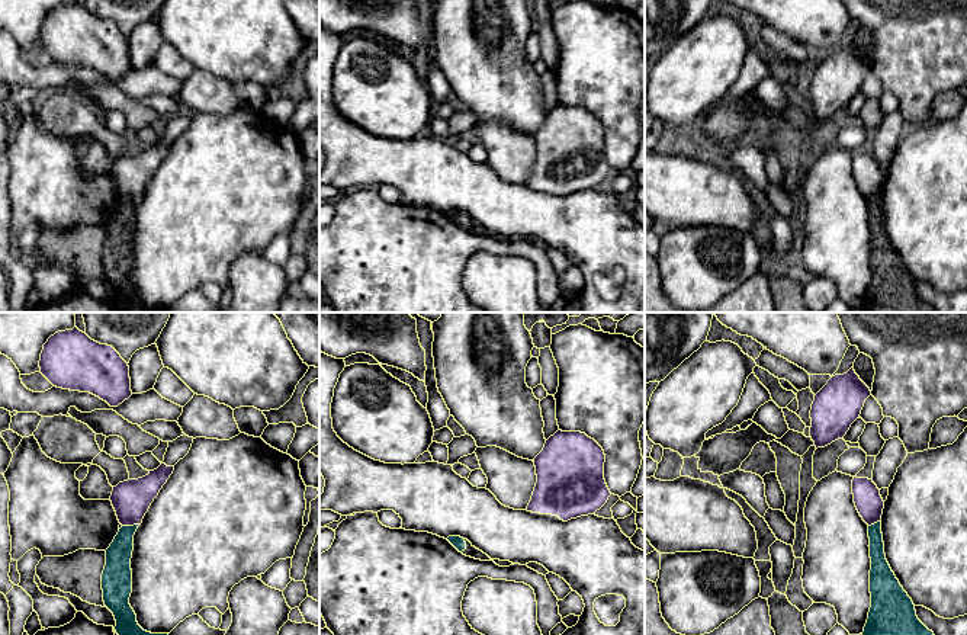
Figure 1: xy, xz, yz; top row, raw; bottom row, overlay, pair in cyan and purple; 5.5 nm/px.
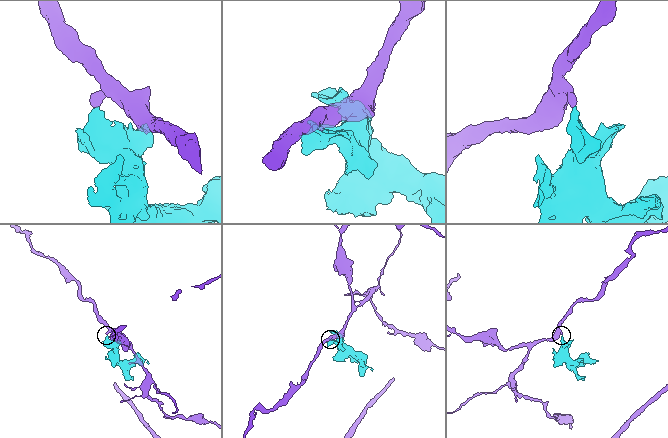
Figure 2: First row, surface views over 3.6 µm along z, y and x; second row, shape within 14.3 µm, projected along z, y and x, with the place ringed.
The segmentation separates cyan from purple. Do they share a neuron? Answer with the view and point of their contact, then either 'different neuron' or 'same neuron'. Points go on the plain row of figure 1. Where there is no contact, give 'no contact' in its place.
meets cyan in xy at (129, 201); different neuron

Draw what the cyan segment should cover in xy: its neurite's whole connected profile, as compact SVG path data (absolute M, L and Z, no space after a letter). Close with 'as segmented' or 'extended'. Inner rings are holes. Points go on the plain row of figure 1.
M122 201L106 224L106 240L102 248L103 276L115 291L115 305L121 312L170 312L168 308L144 305L129 279L132 267L131 232L138 201Z; as segmented

